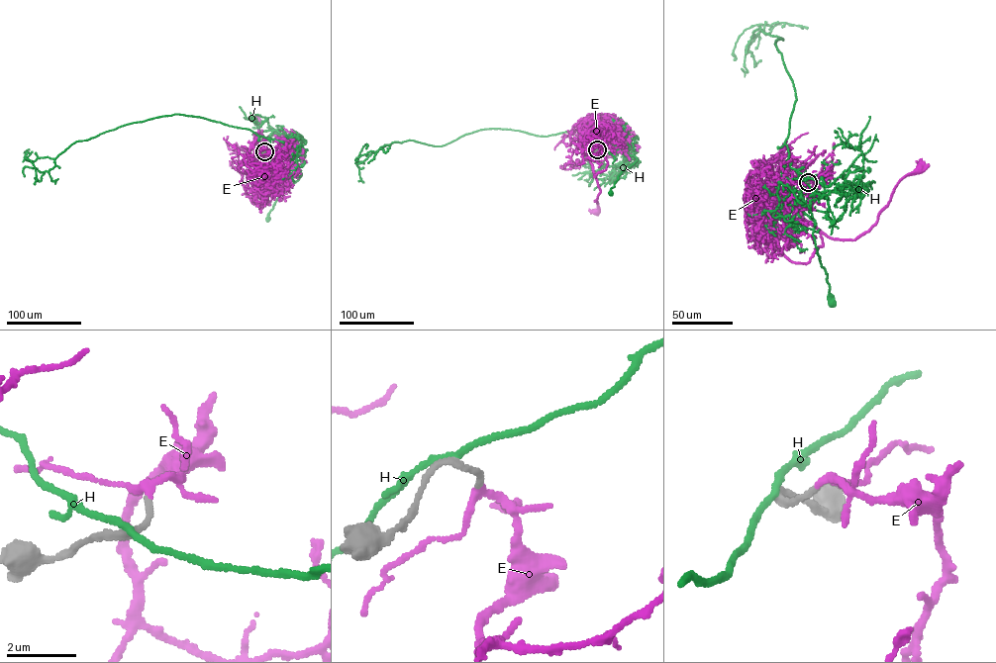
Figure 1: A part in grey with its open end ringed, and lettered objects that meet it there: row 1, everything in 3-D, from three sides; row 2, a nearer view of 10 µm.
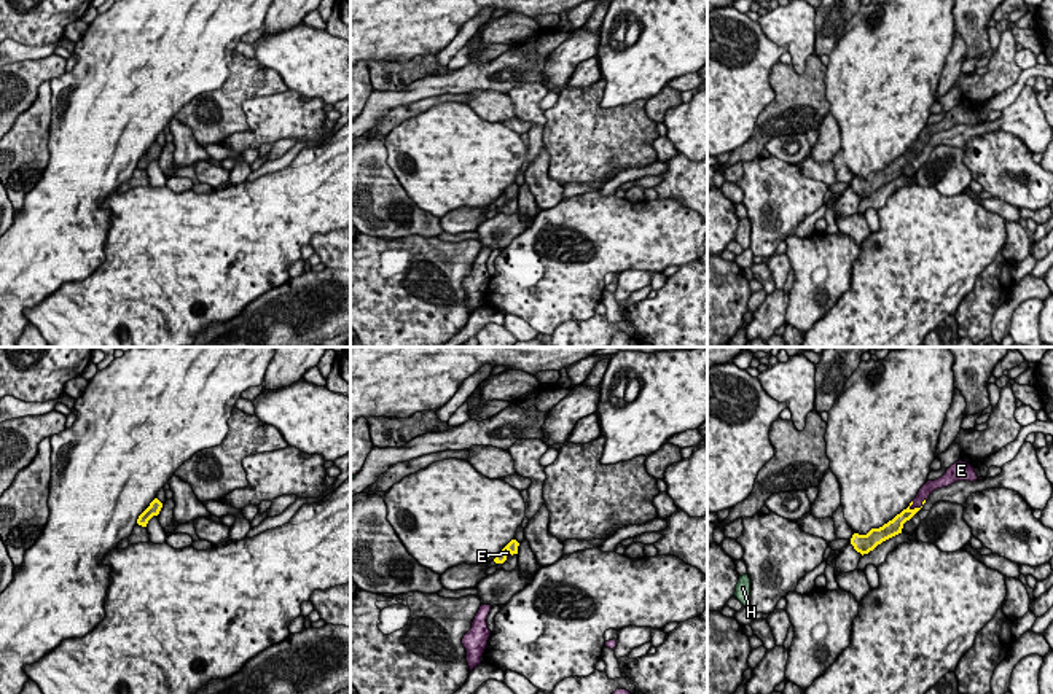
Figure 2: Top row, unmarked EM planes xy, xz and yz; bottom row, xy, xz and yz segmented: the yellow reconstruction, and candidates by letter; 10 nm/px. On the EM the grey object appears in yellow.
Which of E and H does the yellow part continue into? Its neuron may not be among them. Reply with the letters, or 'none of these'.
E

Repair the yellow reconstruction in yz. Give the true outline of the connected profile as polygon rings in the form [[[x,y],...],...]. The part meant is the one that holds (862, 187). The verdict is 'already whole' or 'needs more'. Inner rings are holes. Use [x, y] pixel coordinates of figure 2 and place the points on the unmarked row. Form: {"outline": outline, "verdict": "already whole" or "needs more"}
{"outline": [[[956,105],[951,108],[946,116],[935,123],[935,124],[927,124],[918,135],[916,142],[910,146],[906,153],[903,153],[900,158],[897,158],[892,164],[884,167],[879,172],[871,172],[867,178],[859,178],[854,177],[851,181],[851,188],[857,196],[868,197],[873,194],[878,188],[883,185],[902,177],[903,167],[910,164],[926,146],[929,138],[941,131],[948,131],[957,124],[977,124],[978,119],[975,116],[975,111],[967,107],[967,105]]], "verdict": "needs more"}

